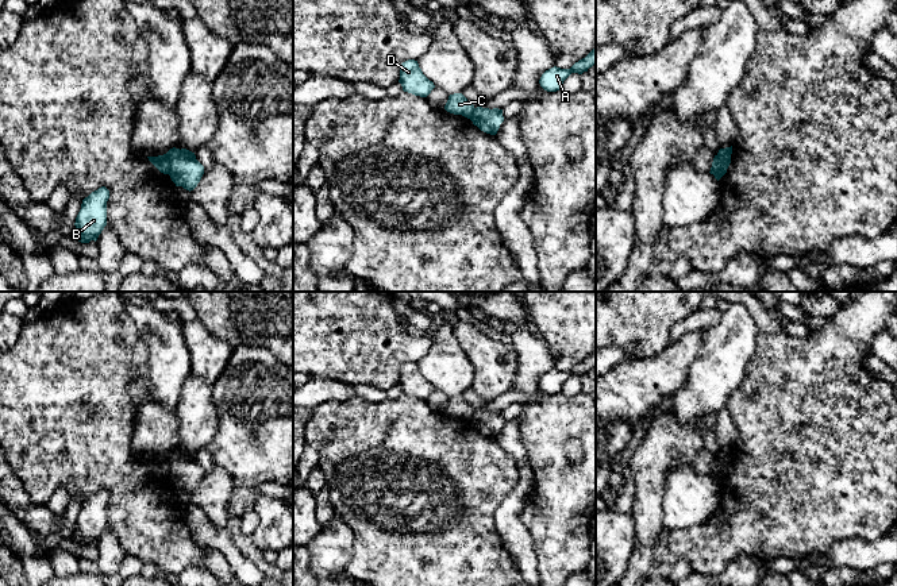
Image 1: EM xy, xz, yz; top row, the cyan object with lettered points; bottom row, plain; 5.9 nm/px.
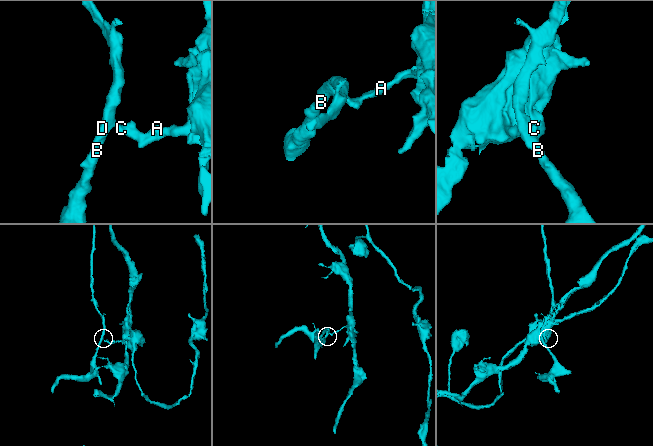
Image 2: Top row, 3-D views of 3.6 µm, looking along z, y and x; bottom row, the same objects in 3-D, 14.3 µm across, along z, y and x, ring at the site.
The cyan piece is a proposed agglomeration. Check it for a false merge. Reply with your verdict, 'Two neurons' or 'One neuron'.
Two neurons

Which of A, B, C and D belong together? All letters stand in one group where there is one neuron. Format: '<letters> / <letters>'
A / B C D

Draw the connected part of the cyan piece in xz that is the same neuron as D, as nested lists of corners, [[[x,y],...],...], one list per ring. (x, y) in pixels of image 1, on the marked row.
[[[408,59],[401,63],[399,82],[404,92],[420,97],[427,97],[435,88],[434,82],[423,74],[417,61],[415,59]]]

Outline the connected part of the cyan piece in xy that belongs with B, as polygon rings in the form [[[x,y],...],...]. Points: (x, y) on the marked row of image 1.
[[[105,186],[92,192],[82,200],[81,209],[76,217],[76,234],[73,235],[81,243],[97,240],[107,225],[107,201],[109,190]]]

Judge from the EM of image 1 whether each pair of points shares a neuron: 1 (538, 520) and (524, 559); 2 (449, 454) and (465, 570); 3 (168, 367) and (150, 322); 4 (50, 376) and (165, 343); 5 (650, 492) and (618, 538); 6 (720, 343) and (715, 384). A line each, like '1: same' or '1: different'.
1: different
2: same
3: same
4: different
5: different
6: same

